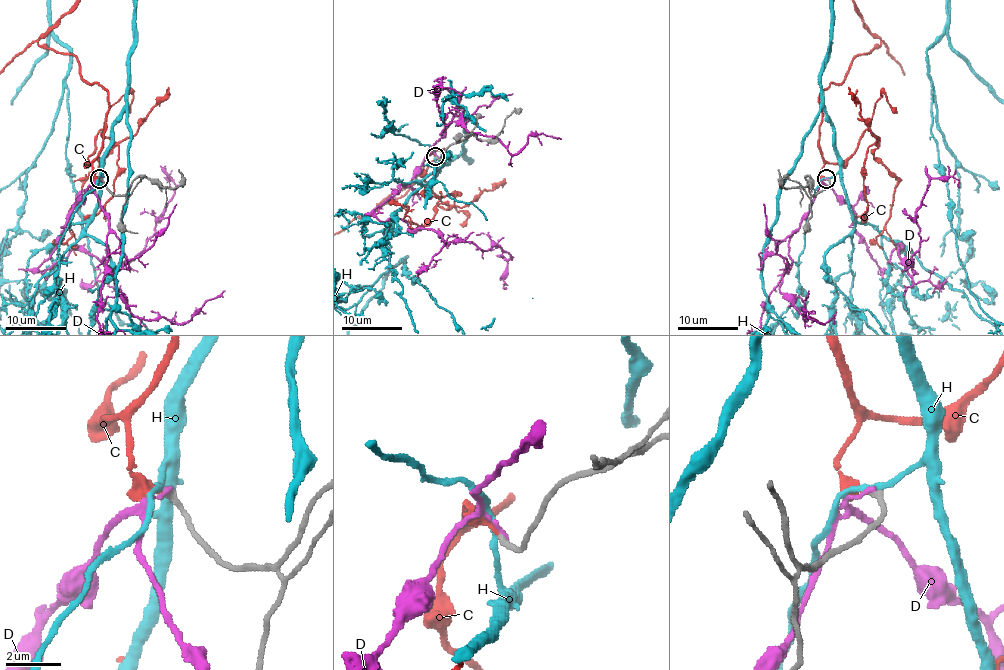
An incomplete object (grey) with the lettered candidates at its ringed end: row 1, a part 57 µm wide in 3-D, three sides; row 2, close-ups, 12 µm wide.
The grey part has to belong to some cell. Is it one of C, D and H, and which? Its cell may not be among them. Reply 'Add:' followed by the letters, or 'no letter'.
Add: C

